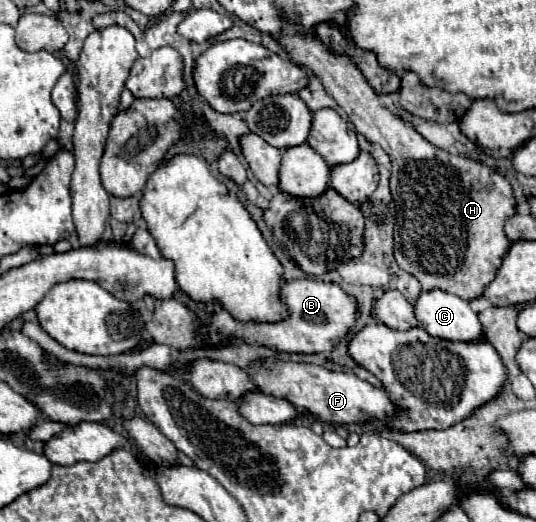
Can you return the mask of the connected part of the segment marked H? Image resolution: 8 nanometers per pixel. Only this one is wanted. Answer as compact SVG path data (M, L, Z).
M285 25L279 35L279 45L293 57L295 63L309 69L317 79L321 79L325 91L337 101L337 105L347 113L349 121L355 125L357 133L361 133L367 141L375 141L383 147L383 151L391 159L391 195L395 201L395 261L397 265L419 279L423 291L441 289L445 293L457 295L461 299L475 299L483 293L485 285L489 285L511 247L511 241L503 235L503 223L515 215L515 195L513 187L495 169L487 165L467 159L463 155L447 153L439 147L433 147L421 133L407 127L403 119L393 115L389 109L381 107L375 91L367 85L365 77L359 69L347 59L327 51L327 47L315 35L299 35L299 27Z

